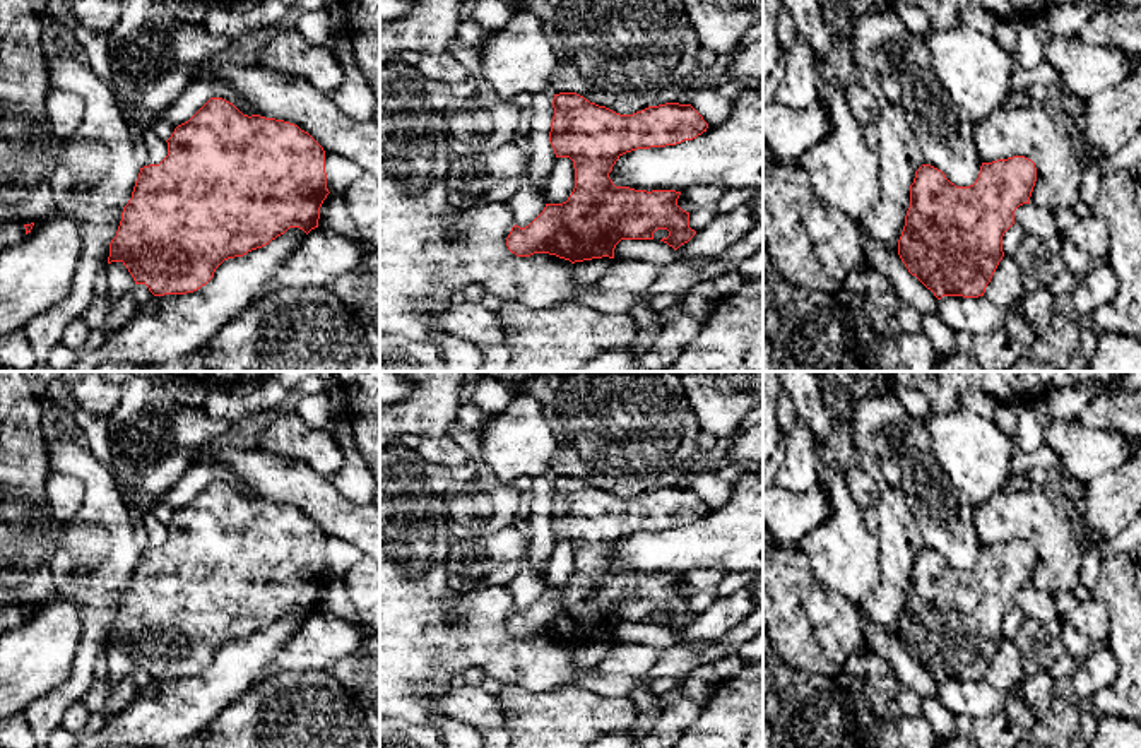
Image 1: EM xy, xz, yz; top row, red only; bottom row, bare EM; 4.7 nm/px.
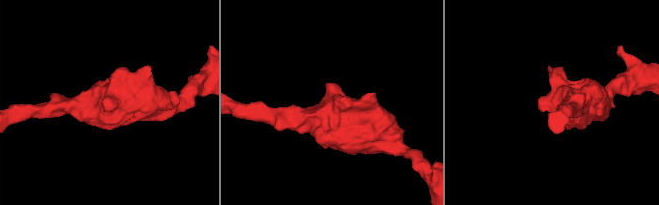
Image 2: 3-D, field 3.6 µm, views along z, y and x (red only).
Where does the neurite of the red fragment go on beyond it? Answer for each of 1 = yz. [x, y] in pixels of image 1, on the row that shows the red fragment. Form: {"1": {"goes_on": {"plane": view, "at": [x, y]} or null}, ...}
{"1": {"goes_on": null}}

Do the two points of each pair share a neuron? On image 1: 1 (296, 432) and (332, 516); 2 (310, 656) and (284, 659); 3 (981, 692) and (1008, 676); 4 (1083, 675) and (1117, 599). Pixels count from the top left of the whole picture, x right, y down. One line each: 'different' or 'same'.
1: different
2: same
3: different
4: different

